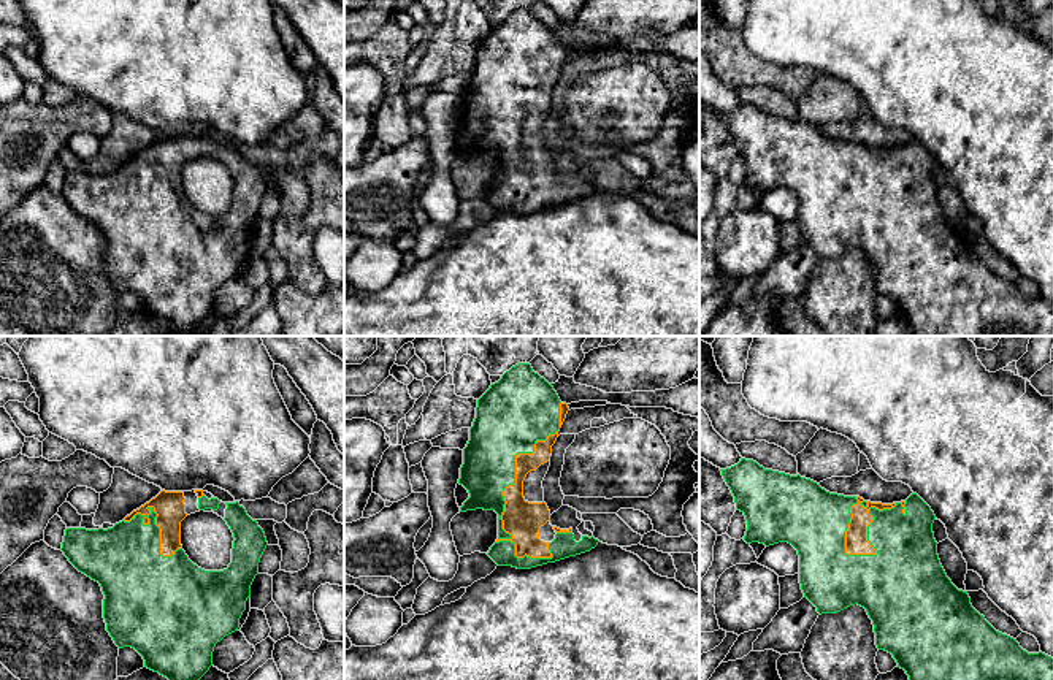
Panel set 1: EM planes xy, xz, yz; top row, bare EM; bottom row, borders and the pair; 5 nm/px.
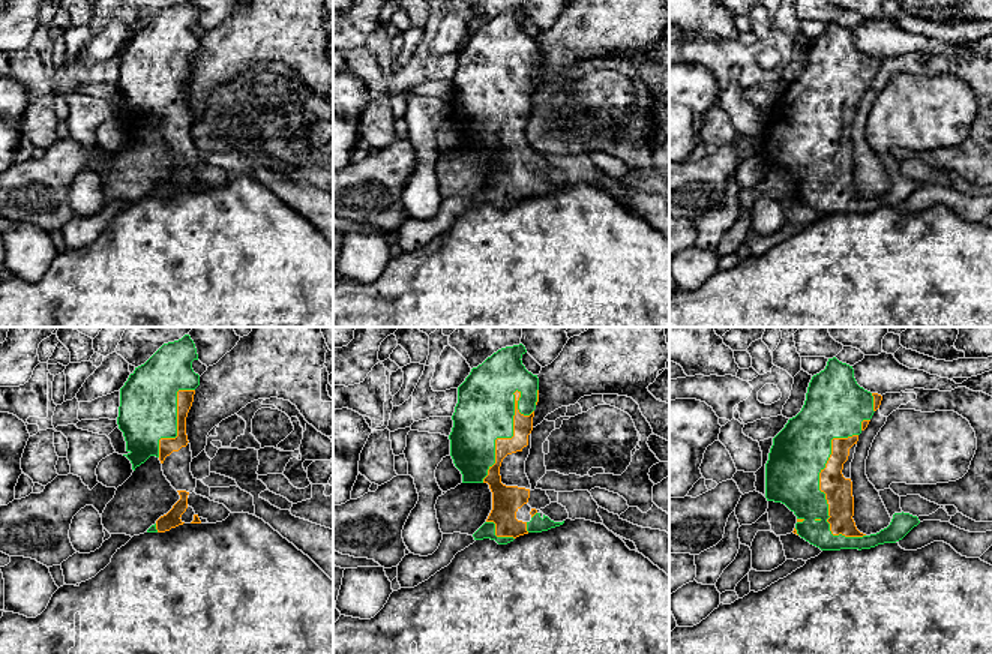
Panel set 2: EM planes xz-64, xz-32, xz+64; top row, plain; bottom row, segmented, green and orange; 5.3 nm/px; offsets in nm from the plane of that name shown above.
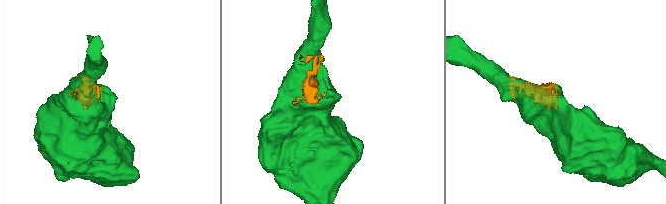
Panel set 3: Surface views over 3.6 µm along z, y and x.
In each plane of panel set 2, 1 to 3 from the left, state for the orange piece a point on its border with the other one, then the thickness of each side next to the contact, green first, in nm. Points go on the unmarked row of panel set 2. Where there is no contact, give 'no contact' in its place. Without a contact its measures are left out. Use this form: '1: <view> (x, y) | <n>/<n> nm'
1: xz-64 (176, 86) | 320/90 nm
2: xz-32 (506, 101) | 320/110 nm
3: xz+64 (818, 140) | 300/150 nm

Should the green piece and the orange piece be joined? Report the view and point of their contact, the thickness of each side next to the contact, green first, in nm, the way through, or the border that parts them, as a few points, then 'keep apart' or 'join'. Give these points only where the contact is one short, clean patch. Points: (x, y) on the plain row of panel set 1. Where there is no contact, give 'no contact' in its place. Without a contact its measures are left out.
meets green in xz at (514, 116); 320 nm thick on the green side, 190 nm on the other; join

